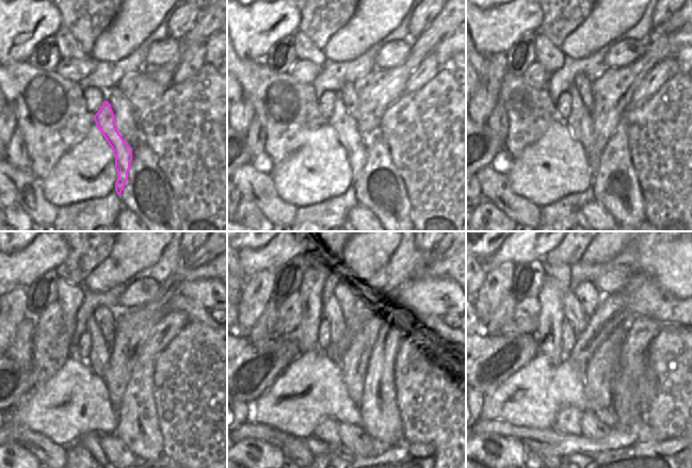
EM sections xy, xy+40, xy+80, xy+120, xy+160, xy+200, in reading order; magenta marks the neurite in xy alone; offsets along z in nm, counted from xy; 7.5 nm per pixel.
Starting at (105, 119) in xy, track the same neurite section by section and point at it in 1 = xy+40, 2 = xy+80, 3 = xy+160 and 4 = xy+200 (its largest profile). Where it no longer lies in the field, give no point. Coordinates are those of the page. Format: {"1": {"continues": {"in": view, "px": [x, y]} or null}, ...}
{"1": {"continues": {"in": "xy+40", "px": [344, 125]}}, "2": {"continues": {"in": "xy+80", "px": [579, 120]}}, "3": {"continues": {"in": "xy+160", "px": [328, 301]}}, "4": {"continues": {"in": "xy+200", "px": [559, 274]}}}

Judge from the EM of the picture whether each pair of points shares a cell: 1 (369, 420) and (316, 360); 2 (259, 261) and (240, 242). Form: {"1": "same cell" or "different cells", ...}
{"1": "different cells", "2": "different cells"}

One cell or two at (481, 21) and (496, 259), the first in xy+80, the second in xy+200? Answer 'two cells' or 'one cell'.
one cell

